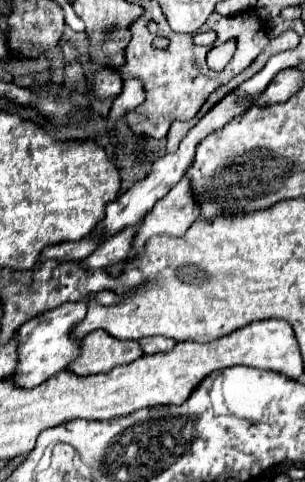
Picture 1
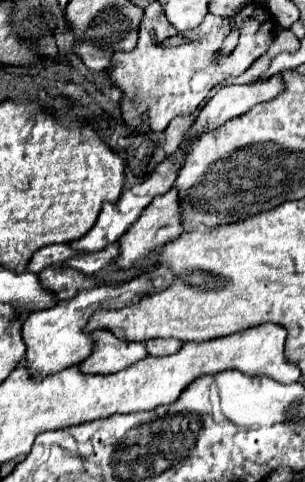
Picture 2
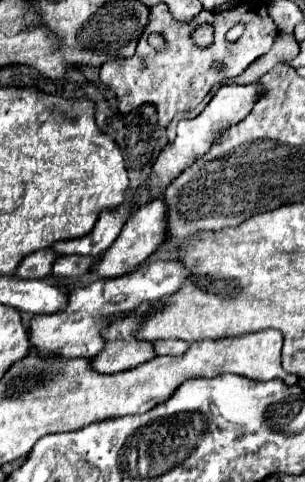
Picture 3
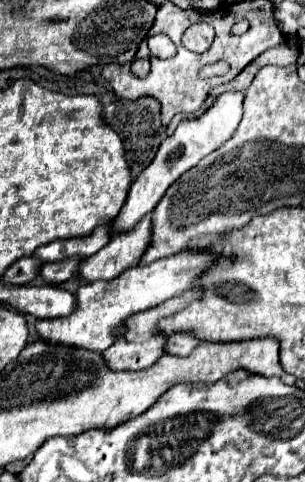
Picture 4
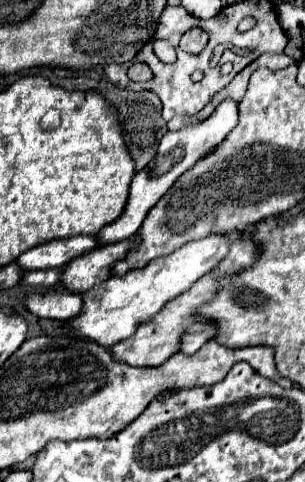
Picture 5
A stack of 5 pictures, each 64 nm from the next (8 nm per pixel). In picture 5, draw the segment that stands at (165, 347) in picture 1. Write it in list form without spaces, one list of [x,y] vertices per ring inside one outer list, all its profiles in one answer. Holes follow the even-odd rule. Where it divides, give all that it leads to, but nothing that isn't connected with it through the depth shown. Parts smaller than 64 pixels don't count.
[[[196,322],[188,332],[184,332],[184,340],[180,342],[180,352],[182,354],[194,354],[200,346],[204,346],[208,340],[214,338],[216,326],[210,322]]]

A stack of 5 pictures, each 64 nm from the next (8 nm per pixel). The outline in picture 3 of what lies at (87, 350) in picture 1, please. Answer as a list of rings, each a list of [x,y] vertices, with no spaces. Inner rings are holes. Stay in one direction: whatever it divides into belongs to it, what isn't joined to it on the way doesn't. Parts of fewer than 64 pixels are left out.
[[[136,312],[132,318],[114,320],[108,324],[108,328],[104,328],[104,348],[94,358],[90,358],[92,368],[104,374],[116,374],[154,358],[156,354],[152,342],[134,338],[142,320],[144,314]]]

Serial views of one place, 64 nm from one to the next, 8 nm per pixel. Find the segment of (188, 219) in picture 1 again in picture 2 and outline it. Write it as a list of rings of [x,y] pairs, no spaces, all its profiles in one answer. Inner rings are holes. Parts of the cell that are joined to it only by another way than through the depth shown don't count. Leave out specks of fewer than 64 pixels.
[[[172,188],[168,194],[156,196],[152,200],[152,204],[142,212],[142,216],[120,238],[120,258],[114,264],[118,264],[120,268],[132,268],[138,260],[144,260],[156,248],[160,248],[168,240],[178,238],[182,232],[184,232],[184,228],[182,228],[182,216],[180,216],[180,200],[178,200],[176,188]]]

